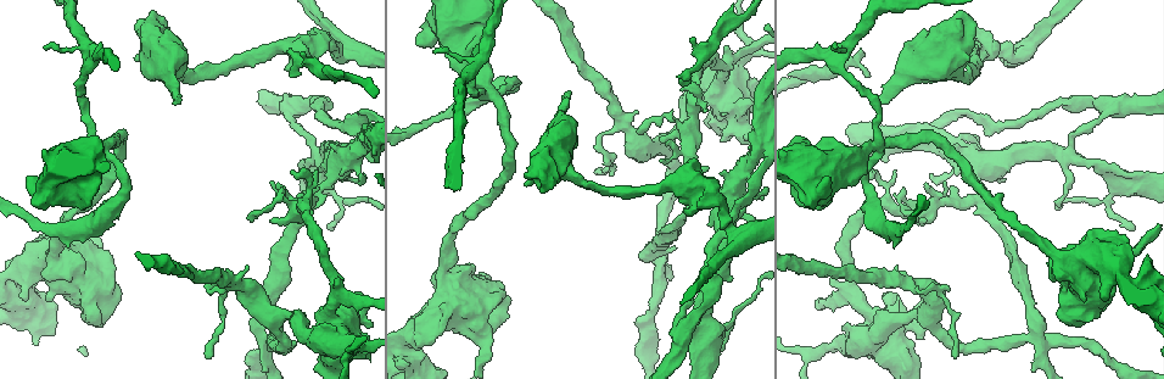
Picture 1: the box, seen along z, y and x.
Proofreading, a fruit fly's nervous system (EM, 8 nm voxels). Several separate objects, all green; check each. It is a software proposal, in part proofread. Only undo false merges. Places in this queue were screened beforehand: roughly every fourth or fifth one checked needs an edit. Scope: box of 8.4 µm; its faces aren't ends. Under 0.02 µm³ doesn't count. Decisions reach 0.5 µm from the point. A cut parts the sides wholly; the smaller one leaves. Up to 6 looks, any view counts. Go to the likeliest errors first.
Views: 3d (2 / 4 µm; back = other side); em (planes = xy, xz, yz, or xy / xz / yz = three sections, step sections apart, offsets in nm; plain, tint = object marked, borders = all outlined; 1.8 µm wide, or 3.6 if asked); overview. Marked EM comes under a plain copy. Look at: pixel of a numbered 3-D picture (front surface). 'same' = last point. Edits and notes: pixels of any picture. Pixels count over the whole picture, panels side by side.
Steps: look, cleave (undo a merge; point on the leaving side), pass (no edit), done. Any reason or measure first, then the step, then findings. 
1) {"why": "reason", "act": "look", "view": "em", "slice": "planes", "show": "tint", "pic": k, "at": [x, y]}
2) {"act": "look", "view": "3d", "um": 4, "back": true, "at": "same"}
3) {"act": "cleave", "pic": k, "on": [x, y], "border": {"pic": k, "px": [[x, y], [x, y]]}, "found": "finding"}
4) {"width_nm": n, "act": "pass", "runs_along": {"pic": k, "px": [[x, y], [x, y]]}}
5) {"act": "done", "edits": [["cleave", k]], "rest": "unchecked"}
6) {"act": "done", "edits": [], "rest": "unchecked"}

{"why": "sharp bend", "act": "look", "view": "em", "slice": "planes", "show": "tint", "pic": 1, "at": [488, 92]}

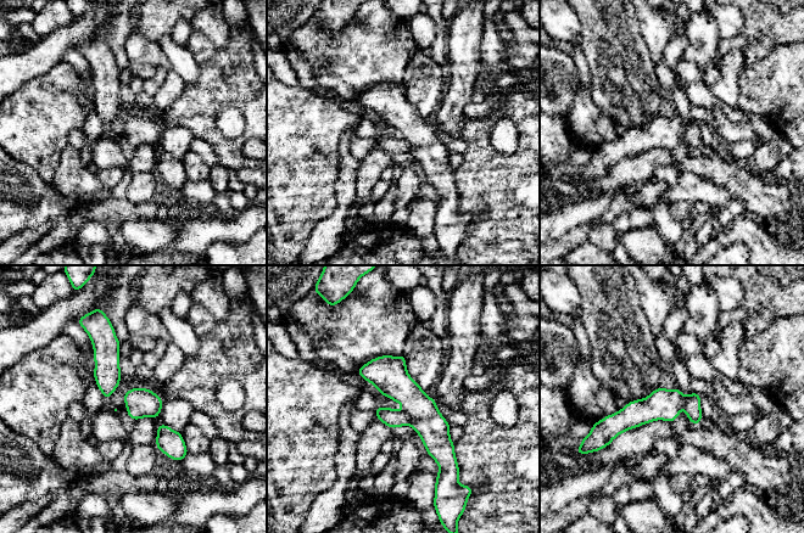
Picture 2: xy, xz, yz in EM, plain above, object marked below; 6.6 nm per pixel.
{"act": "cleave", "pic": 2, "on": [394, 419], "border": {"pic": 2, "px": [[402, 410], [408, 415], [411, 424]]}, "found": "a second cell is stuck on"}

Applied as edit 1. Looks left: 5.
{"act": "look", "view": "overview"}

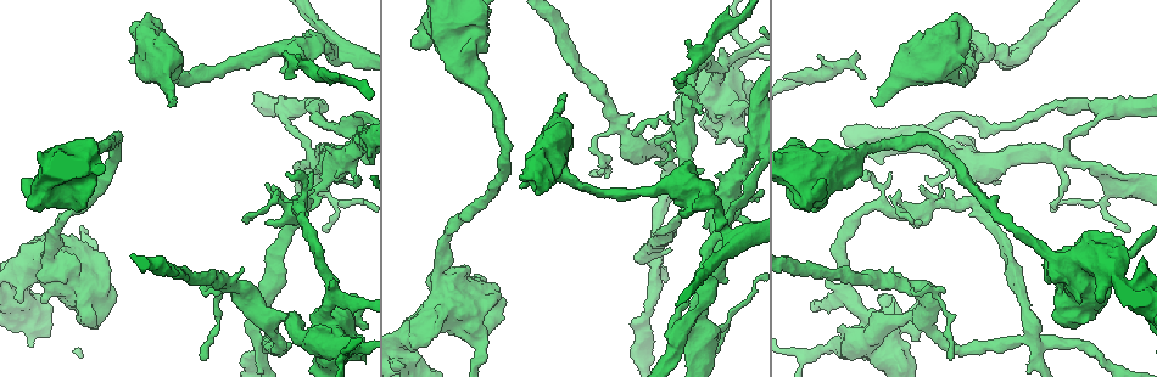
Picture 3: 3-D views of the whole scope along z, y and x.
{"why": "abrupt turn", "act": "look", "view": "em", "slice": "xy", "step": 4, "show": "tint", "pic": 3, "at": [1132, 289]}

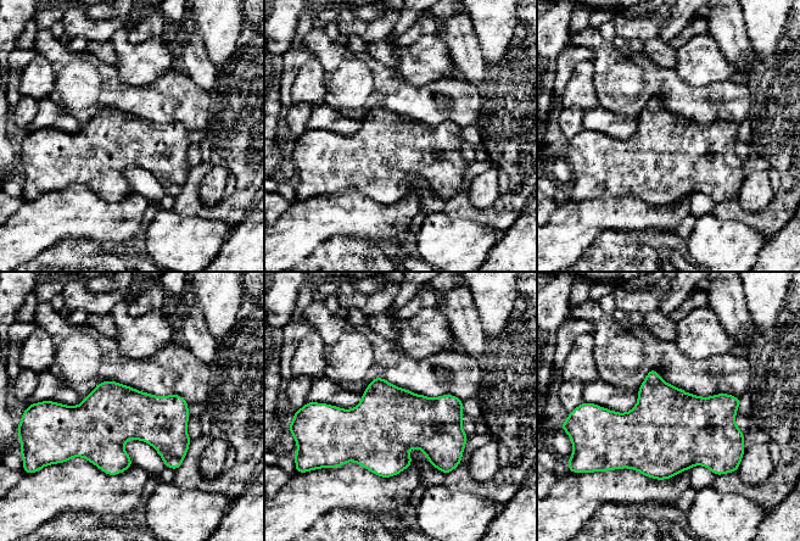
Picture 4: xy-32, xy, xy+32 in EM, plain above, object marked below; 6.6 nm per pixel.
{"why": "another direction", "act": "look", "view": "em", "slice": "planes", "show": "tint", "at": "same"}

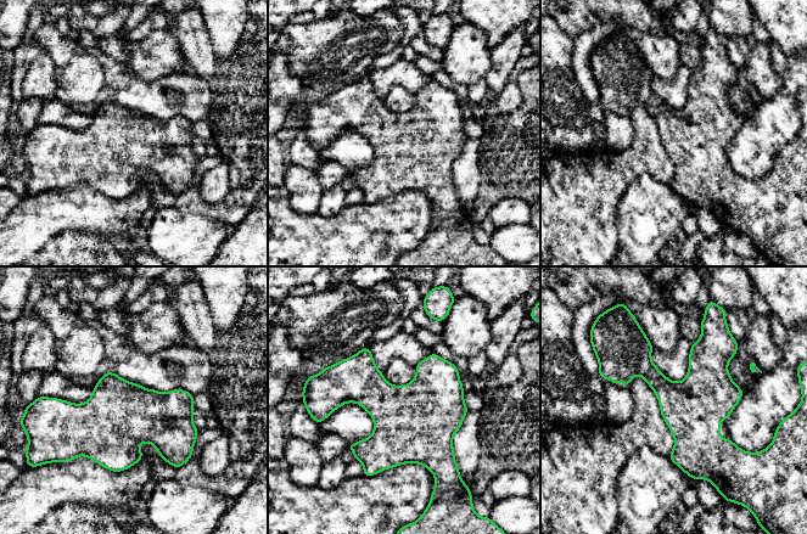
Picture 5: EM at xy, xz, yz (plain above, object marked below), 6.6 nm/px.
{"act": "pass", "found": "one cell here"}

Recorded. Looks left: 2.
{"why": "abrupt turn", "act": "look", "view": "em", "um": 3.6, "slice": "planes", "show": "tint", "pic": 3, "at": [863, 343]}

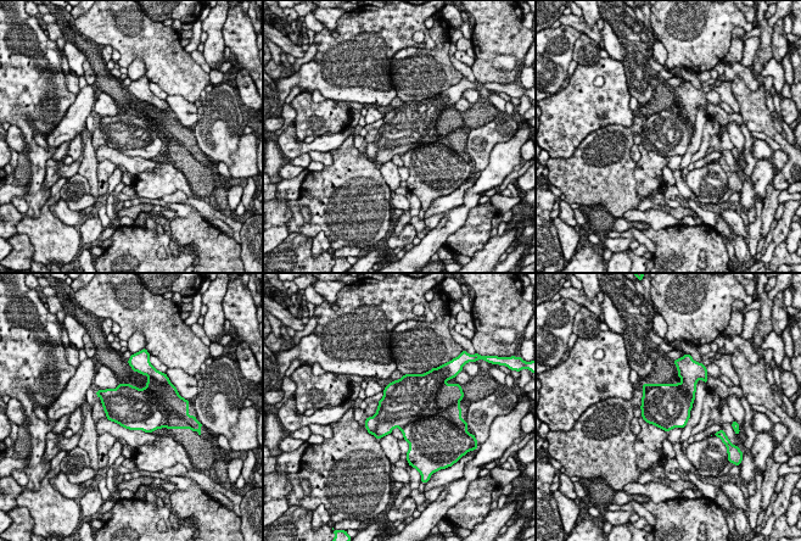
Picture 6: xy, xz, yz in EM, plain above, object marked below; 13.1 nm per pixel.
{"act": "cleave", "pic": 6, "on": [418, 397], "border": {"pic": 6, "px": [[441, 405], [399, 428]]}, "found": "a second cell is stuck on"}

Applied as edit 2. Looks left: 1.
{"act": "done", "edits": [["cleave", 2], ["cleave", 6]], "rest": "unchecked"}

